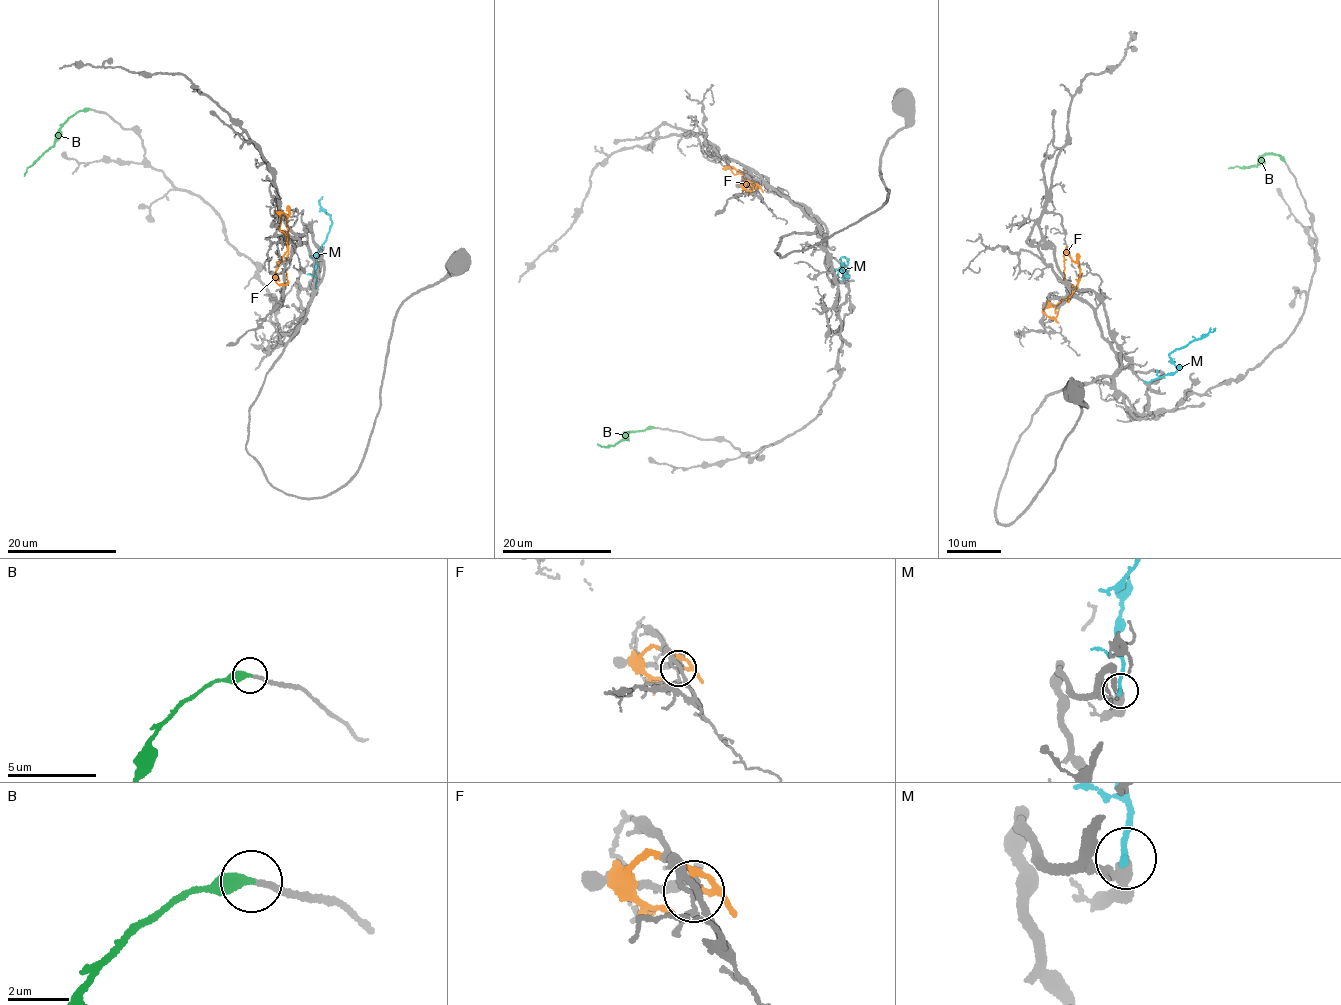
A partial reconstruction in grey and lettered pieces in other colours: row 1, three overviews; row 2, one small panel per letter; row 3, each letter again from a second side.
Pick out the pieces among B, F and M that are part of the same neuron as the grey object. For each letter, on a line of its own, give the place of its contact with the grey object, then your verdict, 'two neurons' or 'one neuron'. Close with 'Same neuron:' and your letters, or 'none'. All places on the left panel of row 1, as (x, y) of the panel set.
B: (90, 109) | one neuron
F: (284, 284) | two neurons
M: (316, 287) | two neurons
Same neuron: B

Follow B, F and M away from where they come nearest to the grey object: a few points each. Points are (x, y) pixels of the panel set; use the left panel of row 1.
B: (90, 109), (76, 111), (65, 119), (51, 147), (33, 162), (24, 176)
F: (284, 284), (278, 284), (274, 279), (287, 249), (288, 216), (282, 214), (280, 231), (287, 240)
M: (315, 286), (316, 253), (331, 221), (319, 204), (322, 196)

